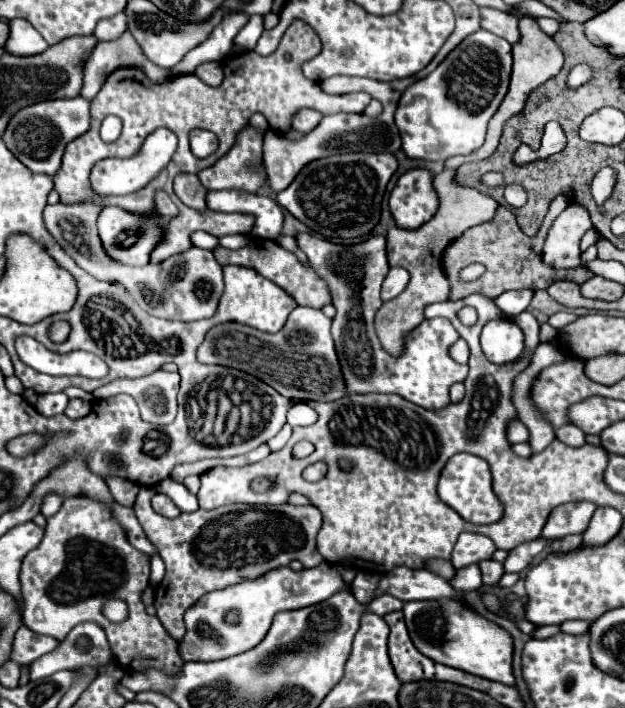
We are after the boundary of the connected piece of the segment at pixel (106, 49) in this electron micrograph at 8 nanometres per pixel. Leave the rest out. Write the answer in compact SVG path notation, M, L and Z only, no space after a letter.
M126 30L119 40L99 42L93 48L83 68L81 96L87 100L93 100L103 86L103 78L121 66L141 68L147 76L151 76L152 82L164 82L167 76L173 76L171 70L161 69L149 61L132 34Z

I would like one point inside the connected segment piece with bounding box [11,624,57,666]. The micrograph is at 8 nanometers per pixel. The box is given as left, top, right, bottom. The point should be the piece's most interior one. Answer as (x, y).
(27, 646)

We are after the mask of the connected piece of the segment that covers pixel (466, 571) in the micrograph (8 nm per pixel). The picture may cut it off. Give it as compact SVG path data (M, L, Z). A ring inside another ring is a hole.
M471 564L471 566L465 566L465 568L459 568L455 570L455 576L451 580L451 586L457 590L457 592L467 592L467 590L479 590L481 588L481 572L479 572L479 566L477 564Z

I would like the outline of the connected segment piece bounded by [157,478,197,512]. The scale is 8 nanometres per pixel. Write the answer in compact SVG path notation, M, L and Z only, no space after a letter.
M171 478L163 480L157 484L157 492L169 496L173 500L173 504L181 510L181 512L191 512L197 508L197 498L195 494L191 494L181 482L175 482Z

